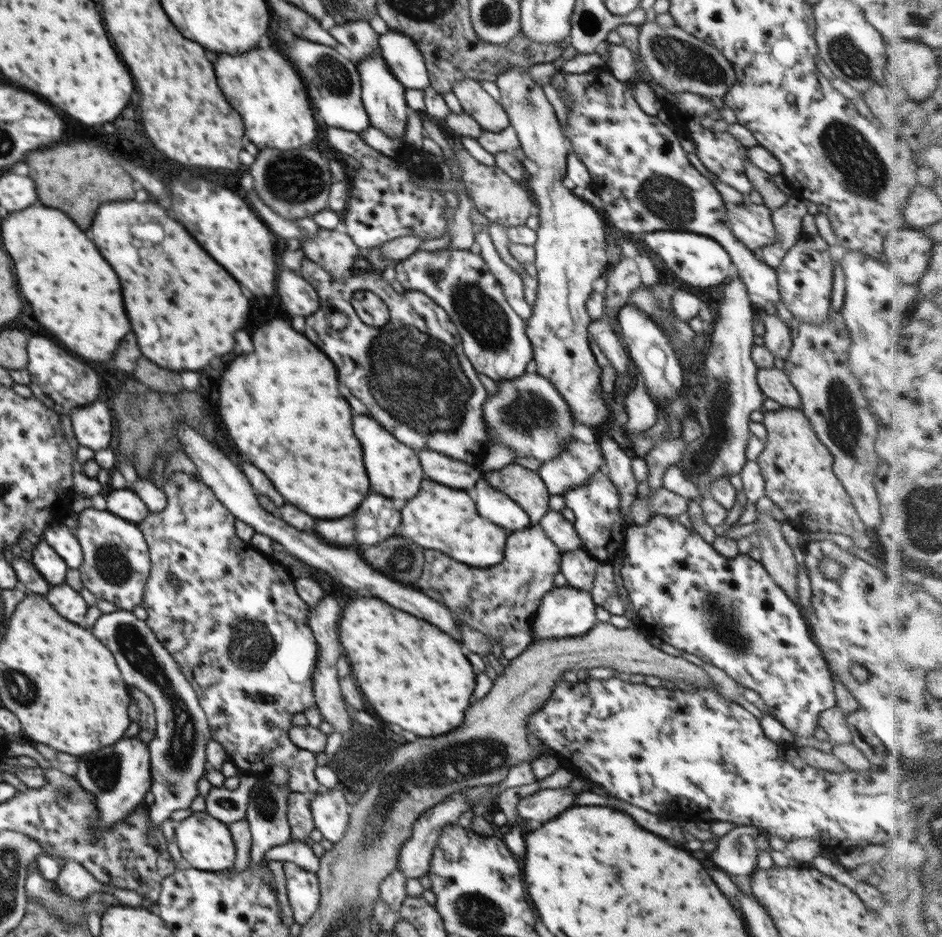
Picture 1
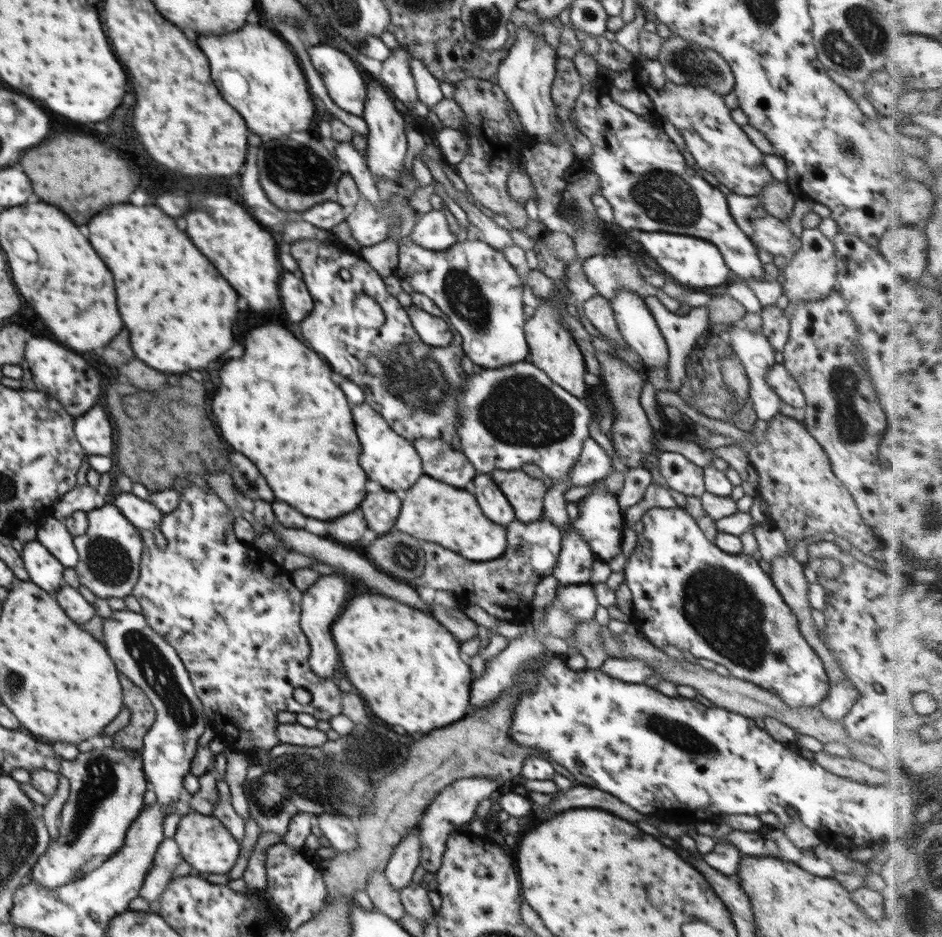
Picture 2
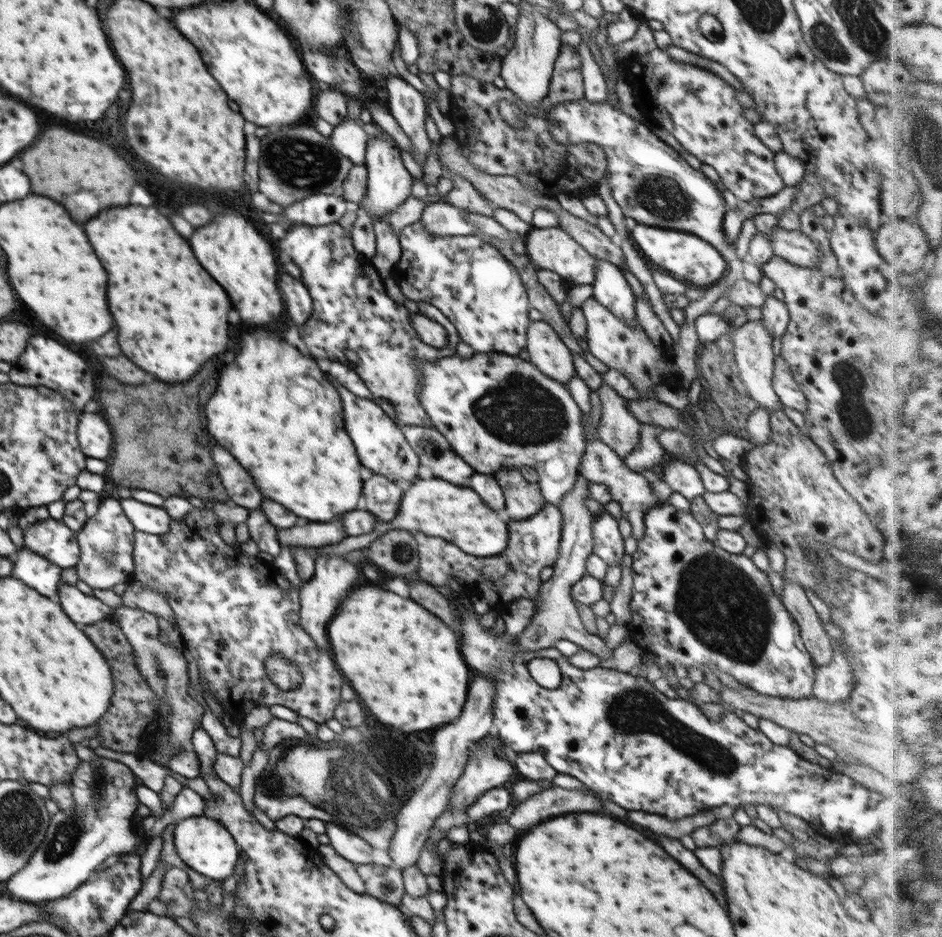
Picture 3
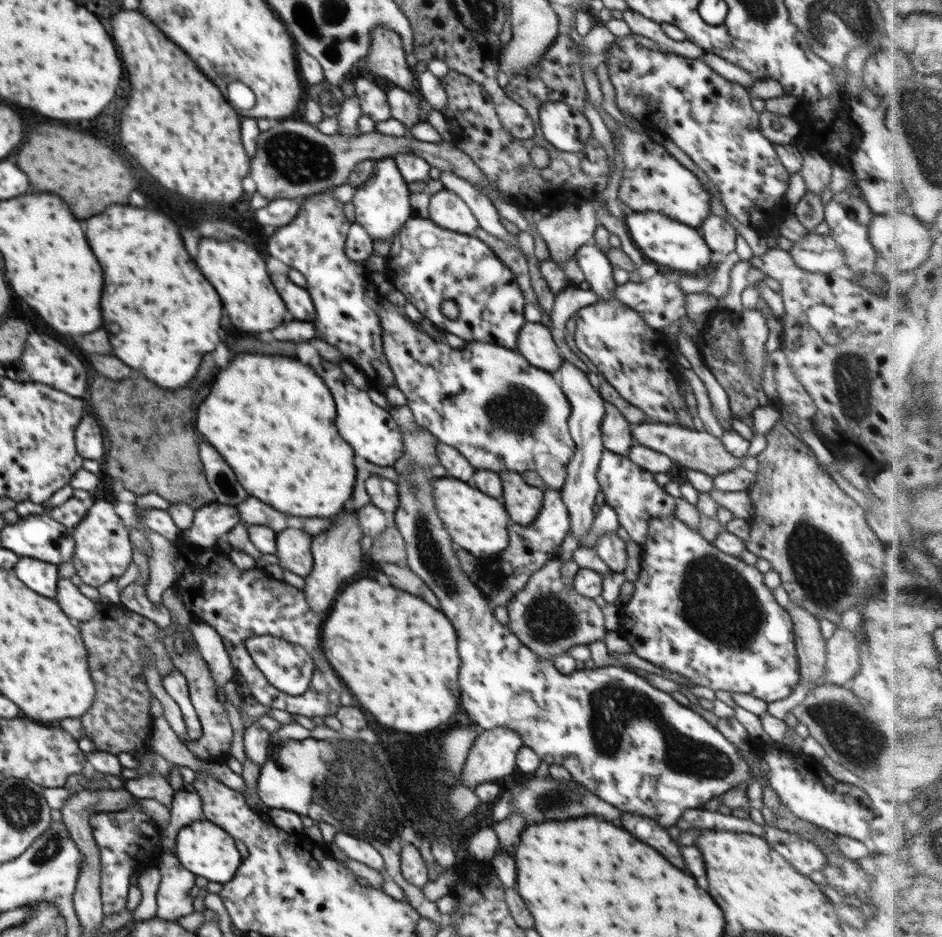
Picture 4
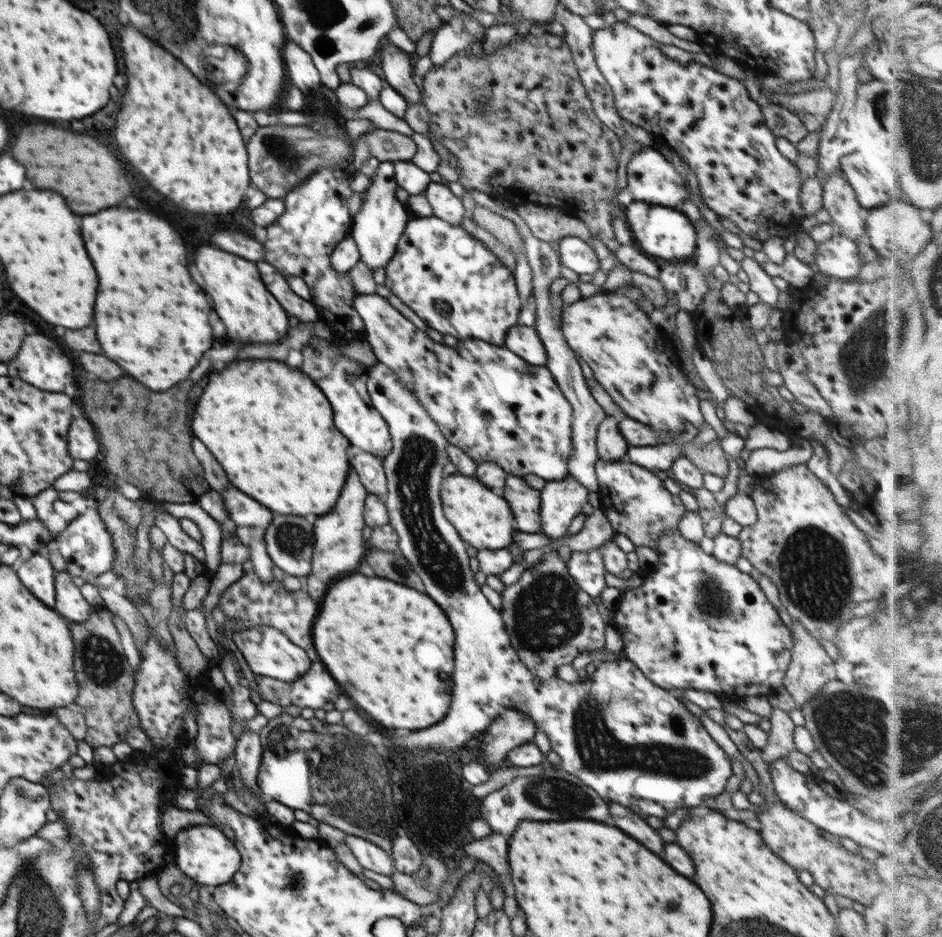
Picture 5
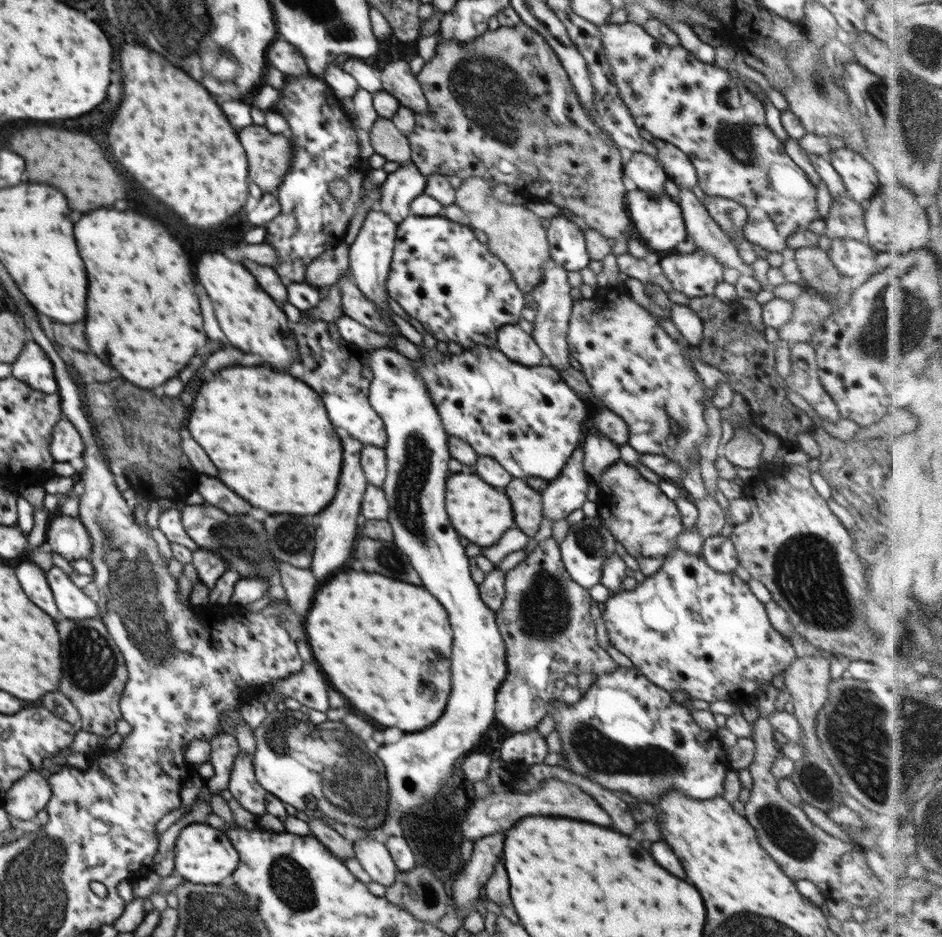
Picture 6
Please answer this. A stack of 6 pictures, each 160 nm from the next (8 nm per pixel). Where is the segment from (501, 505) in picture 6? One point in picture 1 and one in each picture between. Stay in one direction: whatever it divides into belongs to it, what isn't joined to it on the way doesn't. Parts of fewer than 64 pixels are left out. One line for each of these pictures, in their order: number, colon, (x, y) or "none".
1: (438, 517)
2: (431, 510)
3: (437, 508)
4: (477, 523)
5: (482, 519)

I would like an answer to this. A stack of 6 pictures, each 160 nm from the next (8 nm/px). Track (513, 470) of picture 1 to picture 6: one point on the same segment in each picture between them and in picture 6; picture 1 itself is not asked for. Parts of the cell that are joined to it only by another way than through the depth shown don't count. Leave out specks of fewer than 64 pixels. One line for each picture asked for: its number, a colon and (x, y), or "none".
2: (526, 495)
3: (523, 500)
4: (523, 502)
5: (525, 502)
6: (528, 511)

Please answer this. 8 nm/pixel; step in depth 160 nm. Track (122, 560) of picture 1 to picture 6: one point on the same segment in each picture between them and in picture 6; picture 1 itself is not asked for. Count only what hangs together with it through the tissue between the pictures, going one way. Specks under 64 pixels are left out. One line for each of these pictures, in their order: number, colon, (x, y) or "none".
2: (110, 551)
3: (106, 542)
4: (103, 551)
5: (88, 549)
6: (67, 536)

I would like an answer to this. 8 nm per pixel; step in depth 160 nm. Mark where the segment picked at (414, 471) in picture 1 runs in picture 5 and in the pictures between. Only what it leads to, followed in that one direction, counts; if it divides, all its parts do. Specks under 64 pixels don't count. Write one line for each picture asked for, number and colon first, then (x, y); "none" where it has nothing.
2: (389, 459)
3: (381, 444)
4: (372, 431)
5: (344, 381)

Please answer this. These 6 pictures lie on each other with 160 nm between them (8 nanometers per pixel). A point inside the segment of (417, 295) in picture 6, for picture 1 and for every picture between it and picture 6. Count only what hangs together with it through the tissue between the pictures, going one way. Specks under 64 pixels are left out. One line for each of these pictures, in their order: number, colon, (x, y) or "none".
1: (493, 336)
2: (473, 284)
3: (482, 294)
4: (428, 264)
5: (435, 260)

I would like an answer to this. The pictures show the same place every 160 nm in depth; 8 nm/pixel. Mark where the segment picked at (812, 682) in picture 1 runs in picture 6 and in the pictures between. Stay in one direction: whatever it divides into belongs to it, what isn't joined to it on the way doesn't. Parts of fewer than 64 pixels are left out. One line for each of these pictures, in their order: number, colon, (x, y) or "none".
2: (686, 592)
3: (694, 604)
4: (699, 612)
5: (696, 622)
6: (687, 627)

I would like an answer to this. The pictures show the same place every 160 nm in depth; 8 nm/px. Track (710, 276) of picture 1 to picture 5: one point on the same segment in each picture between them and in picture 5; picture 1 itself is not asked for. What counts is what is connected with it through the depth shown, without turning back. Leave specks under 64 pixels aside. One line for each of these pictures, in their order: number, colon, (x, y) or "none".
2: (692, 261)
3: (693, 261)
4: (669, 242)
5: (668, 233)

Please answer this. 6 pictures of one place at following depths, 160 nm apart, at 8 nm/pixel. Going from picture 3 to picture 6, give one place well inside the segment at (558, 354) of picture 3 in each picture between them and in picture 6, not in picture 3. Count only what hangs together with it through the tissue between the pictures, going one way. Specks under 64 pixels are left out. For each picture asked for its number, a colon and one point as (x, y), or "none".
4: (535, 343)
5: (524, 341)
6: (518, 345)

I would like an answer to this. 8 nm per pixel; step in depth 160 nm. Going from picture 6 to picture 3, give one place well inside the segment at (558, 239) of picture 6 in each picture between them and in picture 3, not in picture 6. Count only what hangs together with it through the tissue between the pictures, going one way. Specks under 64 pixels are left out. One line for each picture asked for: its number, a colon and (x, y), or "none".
3: (610, 288)
4: (598, 271)
5: (575, 253)

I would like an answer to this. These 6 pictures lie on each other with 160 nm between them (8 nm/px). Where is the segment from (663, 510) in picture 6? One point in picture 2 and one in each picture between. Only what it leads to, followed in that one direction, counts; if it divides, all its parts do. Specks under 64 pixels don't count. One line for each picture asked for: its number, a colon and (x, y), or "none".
2: (593, 465)
3: (600, 465)
4: (633, 493)
5: (635, 501)

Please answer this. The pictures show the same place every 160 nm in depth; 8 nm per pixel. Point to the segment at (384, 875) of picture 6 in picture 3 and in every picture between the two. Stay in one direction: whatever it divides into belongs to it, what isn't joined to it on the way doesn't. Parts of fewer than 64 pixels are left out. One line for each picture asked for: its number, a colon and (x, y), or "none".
3: (354, 848)
4: (356, 849)
5: (370, 856)

